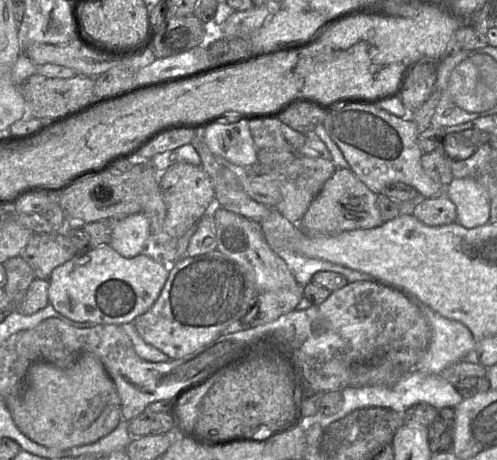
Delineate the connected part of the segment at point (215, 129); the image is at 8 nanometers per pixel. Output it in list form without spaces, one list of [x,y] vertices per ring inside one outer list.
[[[248,121],[213,124],[203,130],[202,137],[212,153],[244,168],[256,166],[257,154]]]

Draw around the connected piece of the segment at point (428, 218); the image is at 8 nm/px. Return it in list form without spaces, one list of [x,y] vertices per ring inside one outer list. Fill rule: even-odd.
[[[444,194],[422,198],[413,216],[427,226],[443,226],[457,222],[455,204]]]

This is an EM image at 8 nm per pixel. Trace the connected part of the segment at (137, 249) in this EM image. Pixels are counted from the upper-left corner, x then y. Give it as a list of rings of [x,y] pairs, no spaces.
[[[139,212],[115,224],[109,245],[121,256],[132,258],[143,253],[145,242],[150,234],[149,218]]]

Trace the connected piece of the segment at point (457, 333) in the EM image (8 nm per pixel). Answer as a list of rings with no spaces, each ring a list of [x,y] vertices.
[[[412,295],[407,296],[427,318],[432,332],[428,349],[415,370],[440,374],[471,355],[477,340],[464,324],[443,317]]]

